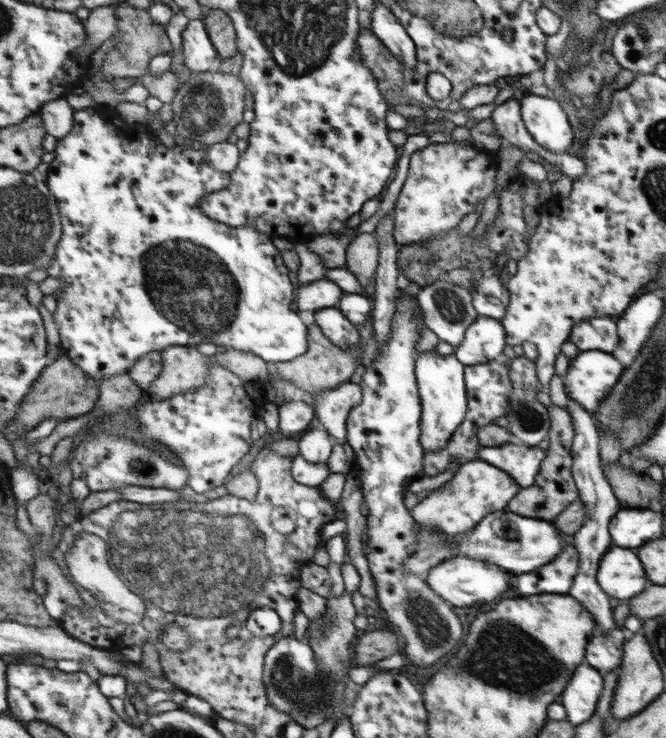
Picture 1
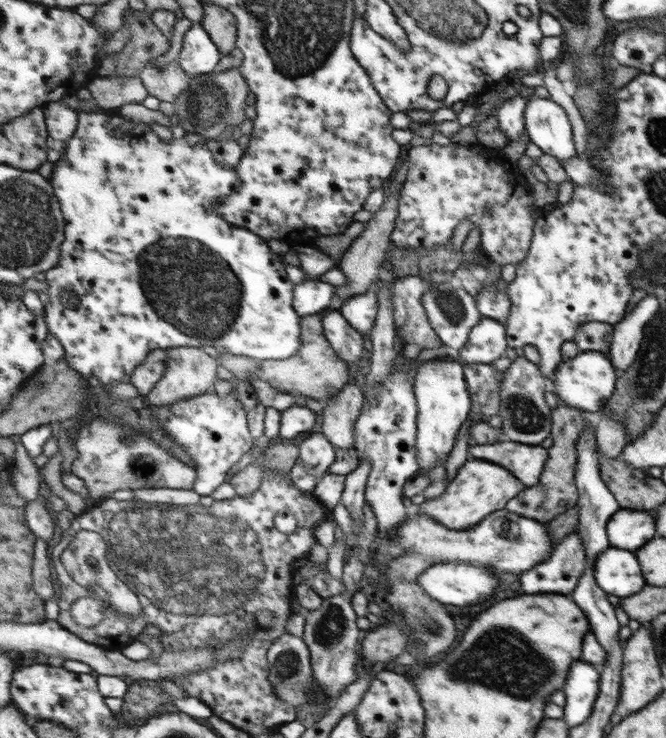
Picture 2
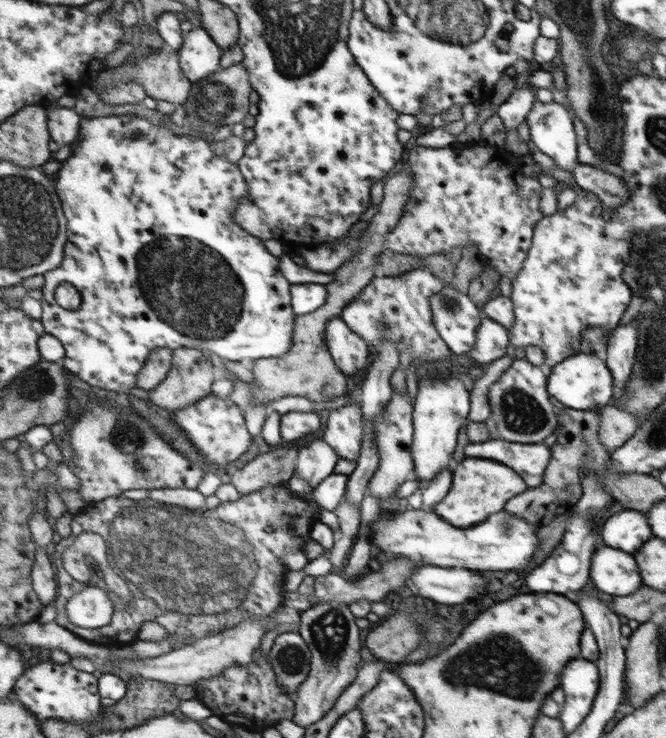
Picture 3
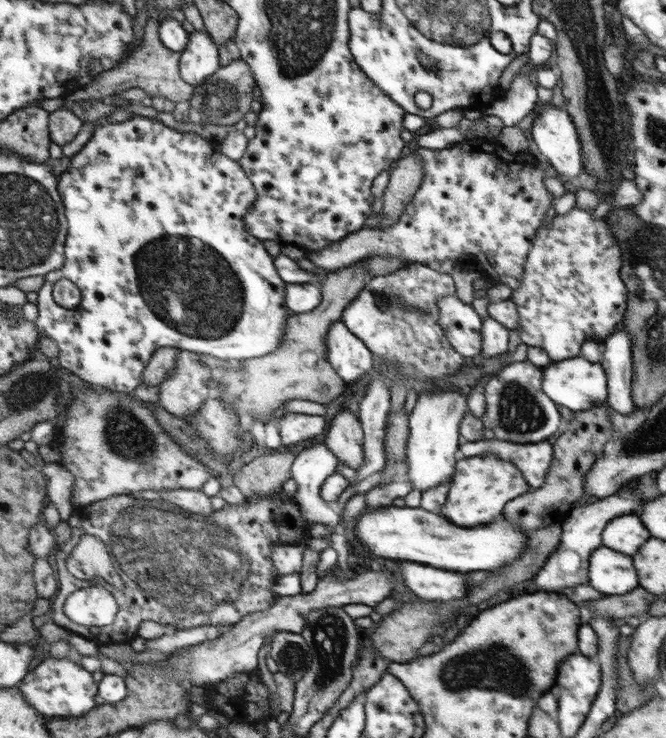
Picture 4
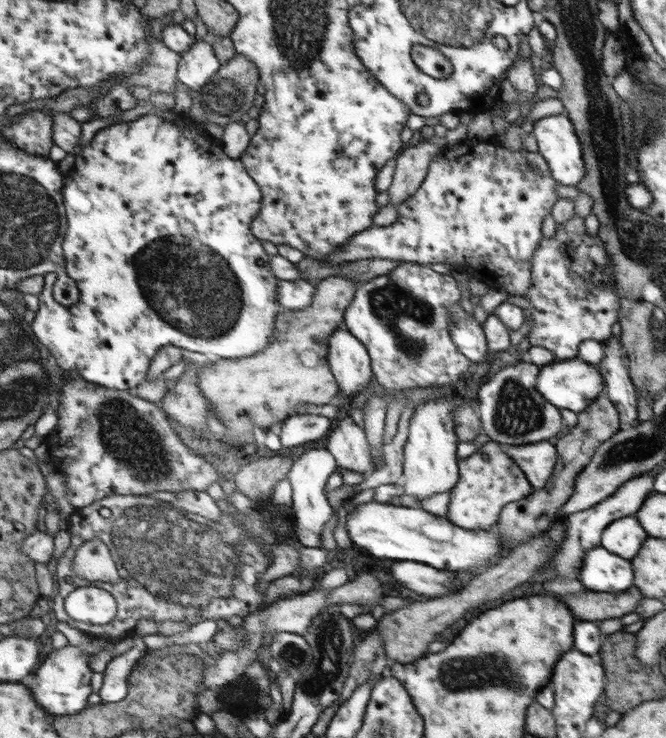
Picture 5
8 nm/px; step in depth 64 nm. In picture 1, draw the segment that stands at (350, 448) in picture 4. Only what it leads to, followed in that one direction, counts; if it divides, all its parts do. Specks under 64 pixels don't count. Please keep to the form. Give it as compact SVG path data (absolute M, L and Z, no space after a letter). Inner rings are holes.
M341 384L327 389L326 392L318 392L313 397L314 412L326 432L332 436L332 442L346 444L348 414L362 400L360 384Z

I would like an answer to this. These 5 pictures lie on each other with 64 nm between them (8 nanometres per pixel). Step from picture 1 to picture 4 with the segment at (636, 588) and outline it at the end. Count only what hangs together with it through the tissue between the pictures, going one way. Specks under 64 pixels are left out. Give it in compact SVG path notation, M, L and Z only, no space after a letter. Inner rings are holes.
M602 546L590 553L588 584L602 594L626 595L635 590L639 578L633 557Z

